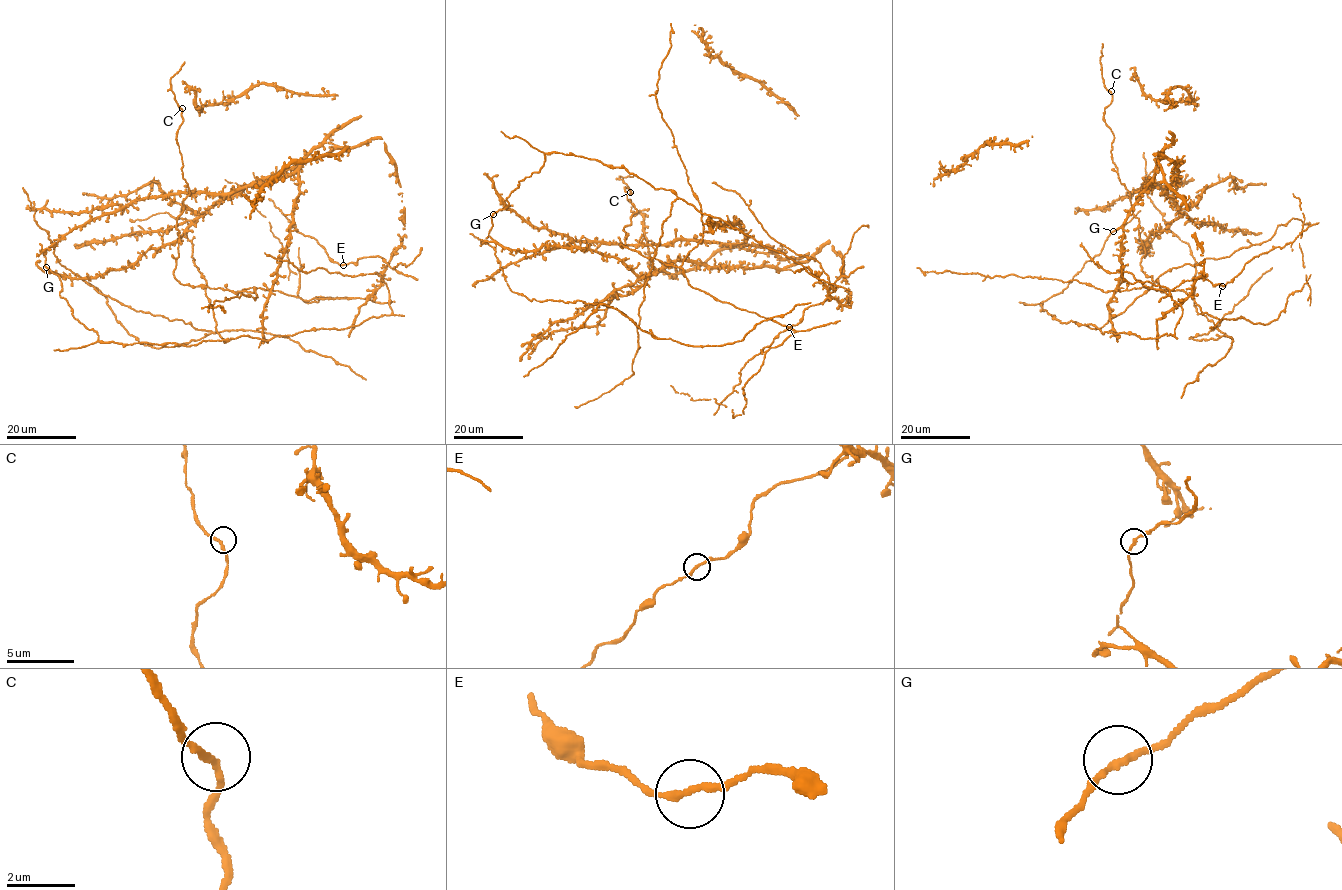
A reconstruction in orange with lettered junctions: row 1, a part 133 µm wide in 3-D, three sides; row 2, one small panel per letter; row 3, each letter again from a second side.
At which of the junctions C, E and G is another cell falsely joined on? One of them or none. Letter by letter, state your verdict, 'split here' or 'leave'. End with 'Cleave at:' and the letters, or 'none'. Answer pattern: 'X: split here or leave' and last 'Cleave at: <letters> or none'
C: leave
E: leave
G: leave
Cleave at: none

